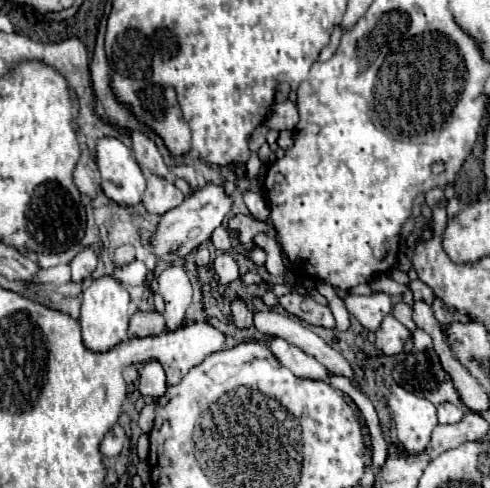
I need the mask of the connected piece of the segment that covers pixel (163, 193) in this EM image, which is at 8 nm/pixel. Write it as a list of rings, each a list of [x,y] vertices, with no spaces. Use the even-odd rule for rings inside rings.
[[[148,170],[144,172],[144,176],[146,176],[146,182],[148,182],[148,188],[144,192],[142,202],[144,202],[144,206],[150,214],[166,214],[168,210],[182,204],[184,194],[174,186],[172,180],[156,176]]]

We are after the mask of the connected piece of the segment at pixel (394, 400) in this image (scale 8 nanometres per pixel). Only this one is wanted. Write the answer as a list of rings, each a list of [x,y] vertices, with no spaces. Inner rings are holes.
[[[394,384],[386,396],[386,406],[390,410],[392,430],[396,432],[398,444],[408,454],[424,452],[430,444],[432,430],[438,426],[434,404]]]

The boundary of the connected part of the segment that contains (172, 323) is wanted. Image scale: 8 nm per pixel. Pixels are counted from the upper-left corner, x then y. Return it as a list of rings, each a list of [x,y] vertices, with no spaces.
[[[166,268],[158,278],[158,290],[166,302],[166,328],[176,330],[184,322],[192,302],[192,286],[184,268]]]

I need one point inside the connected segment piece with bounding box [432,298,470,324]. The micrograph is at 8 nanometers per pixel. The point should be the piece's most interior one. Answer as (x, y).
(444, 315)

